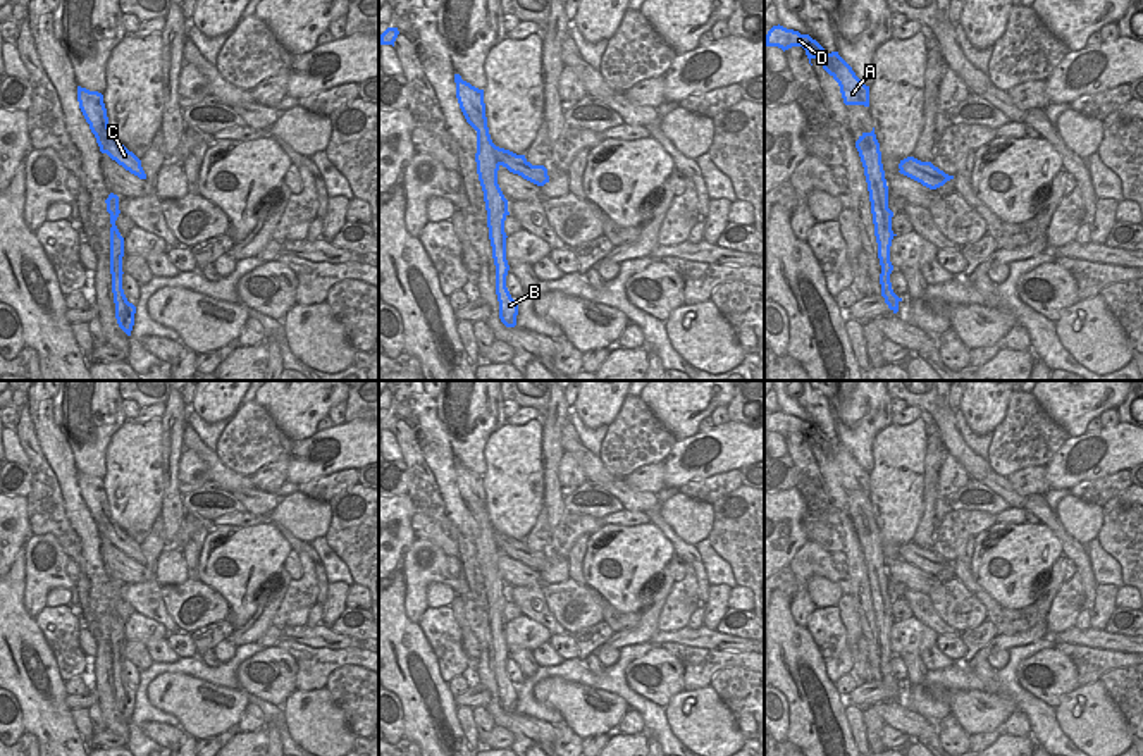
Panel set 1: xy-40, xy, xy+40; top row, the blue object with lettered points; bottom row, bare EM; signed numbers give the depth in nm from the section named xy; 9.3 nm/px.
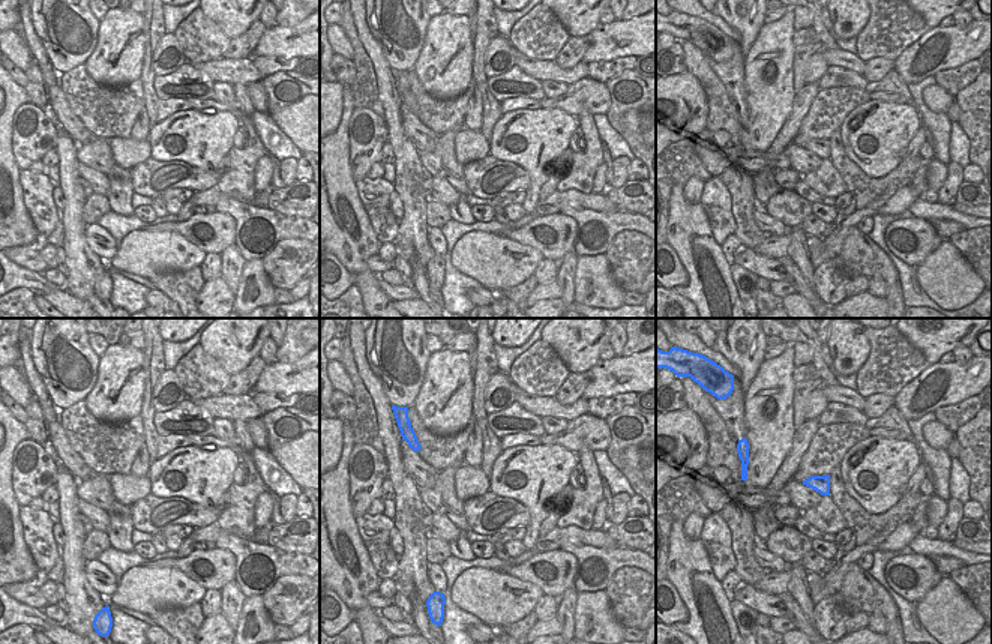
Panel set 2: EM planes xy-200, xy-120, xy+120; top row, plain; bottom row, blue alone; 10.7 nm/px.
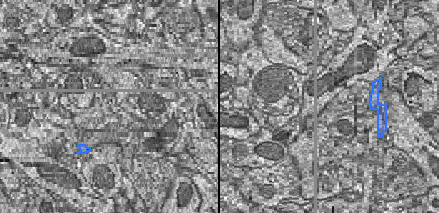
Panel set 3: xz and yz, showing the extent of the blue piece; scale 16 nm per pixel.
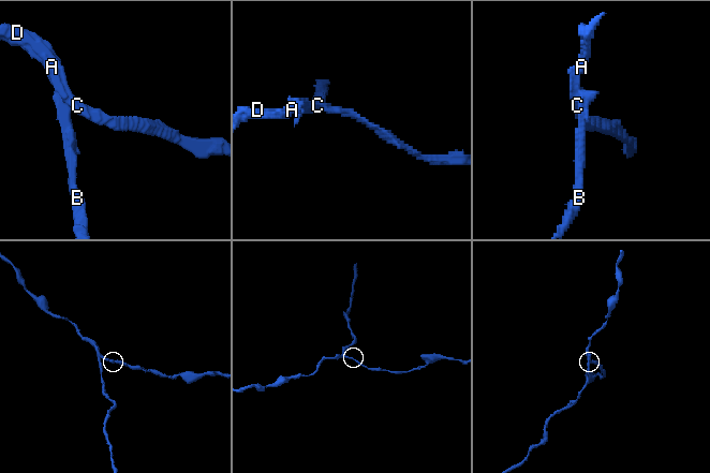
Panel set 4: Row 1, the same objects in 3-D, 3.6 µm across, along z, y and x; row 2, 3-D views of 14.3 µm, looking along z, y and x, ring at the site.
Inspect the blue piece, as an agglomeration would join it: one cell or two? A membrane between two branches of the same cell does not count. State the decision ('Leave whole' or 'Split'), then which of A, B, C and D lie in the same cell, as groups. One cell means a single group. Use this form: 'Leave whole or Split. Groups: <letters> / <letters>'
Split. Groups: A C D / B.

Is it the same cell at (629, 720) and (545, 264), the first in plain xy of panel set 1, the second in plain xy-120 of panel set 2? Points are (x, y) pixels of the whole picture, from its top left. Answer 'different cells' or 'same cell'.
same cell

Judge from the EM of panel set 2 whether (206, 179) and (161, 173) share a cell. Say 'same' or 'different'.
same

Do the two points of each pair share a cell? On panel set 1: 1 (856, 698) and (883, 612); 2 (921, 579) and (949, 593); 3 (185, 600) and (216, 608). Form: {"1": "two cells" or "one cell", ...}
{"1": "two cells", "2": "two cells", "3": "one cell"}

